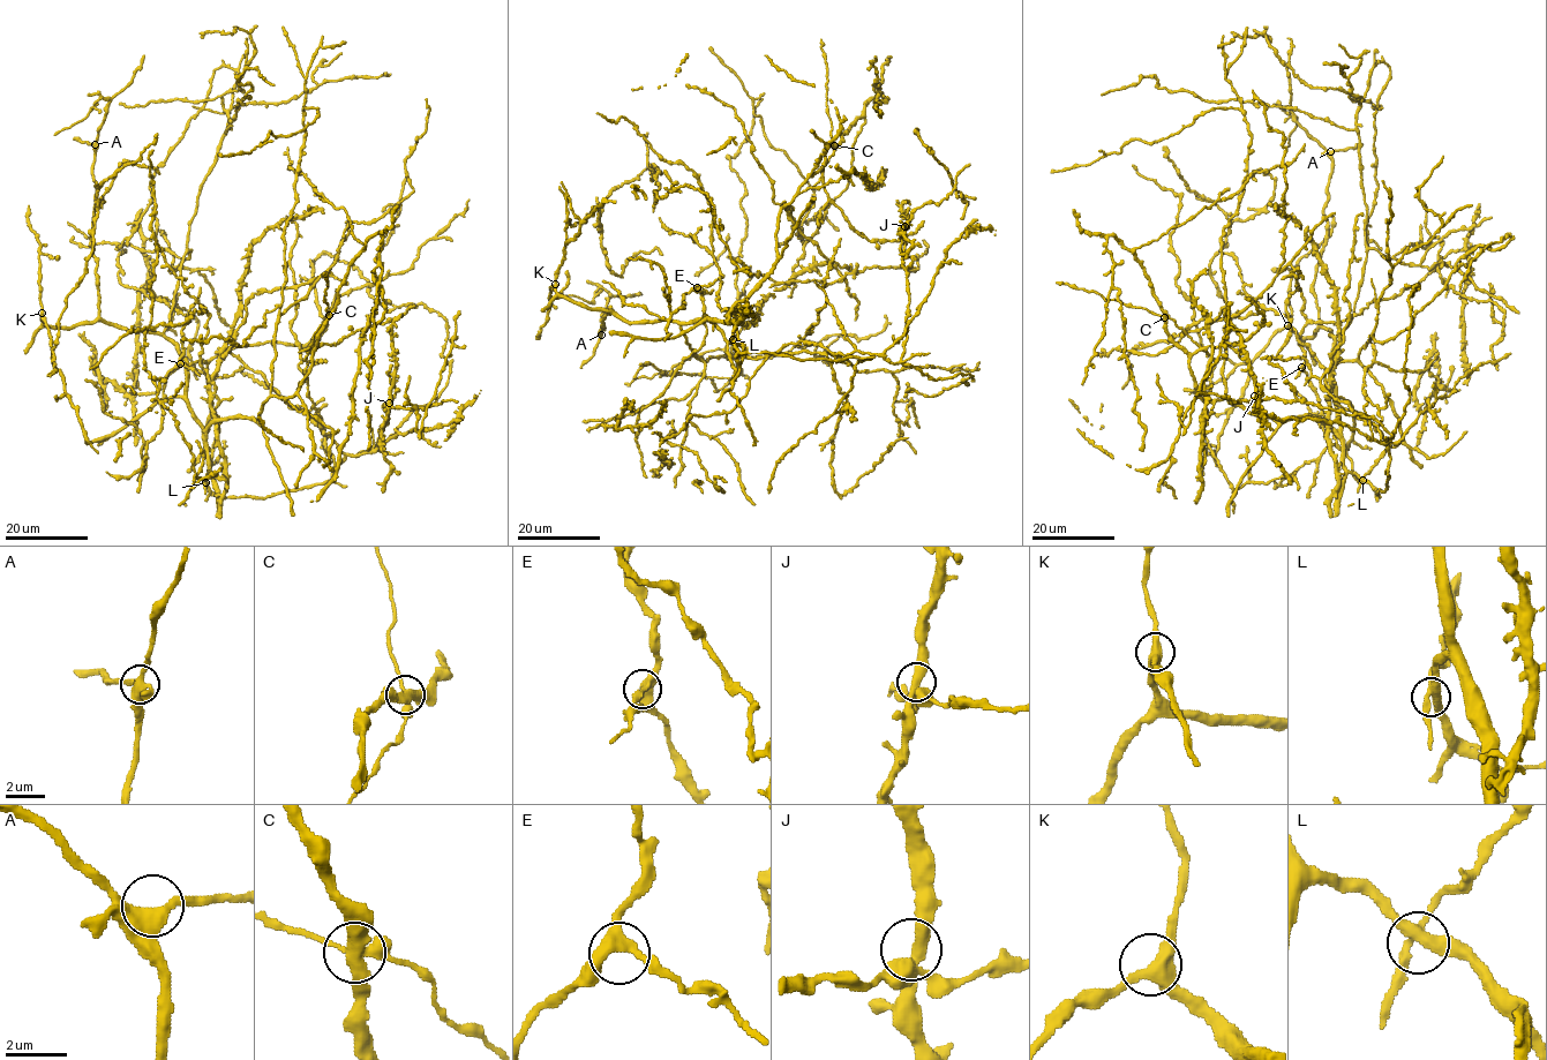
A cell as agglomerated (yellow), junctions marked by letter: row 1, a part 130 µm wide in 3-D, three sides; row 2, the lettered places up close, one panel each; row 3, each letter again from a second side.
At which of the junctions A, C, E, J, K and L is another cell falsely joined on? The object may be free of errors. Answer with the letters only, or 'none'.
C

